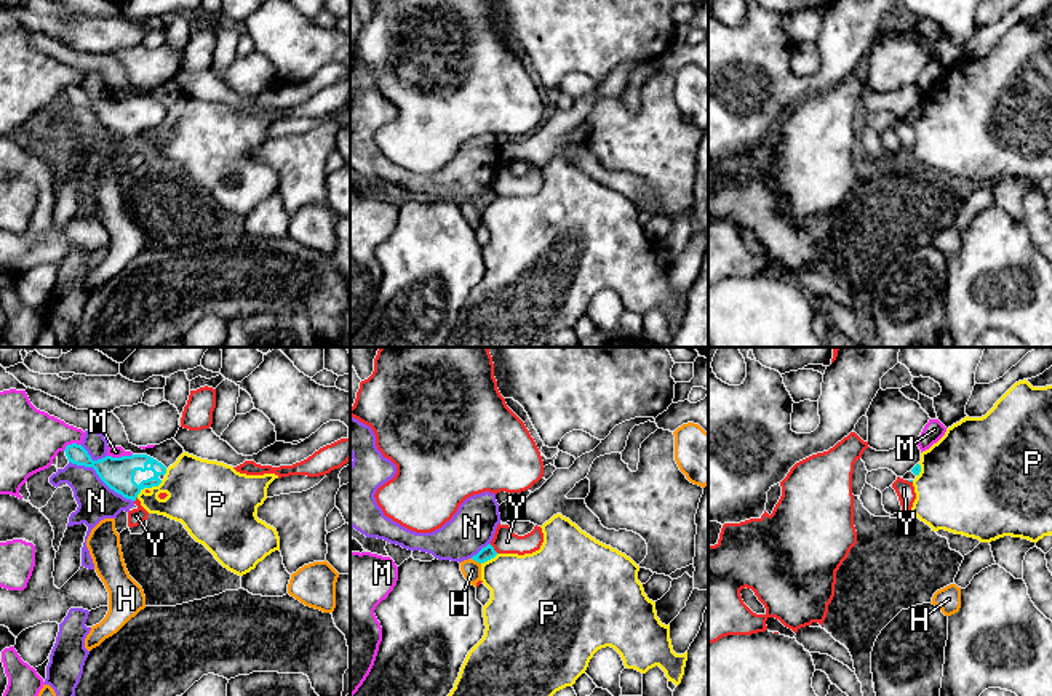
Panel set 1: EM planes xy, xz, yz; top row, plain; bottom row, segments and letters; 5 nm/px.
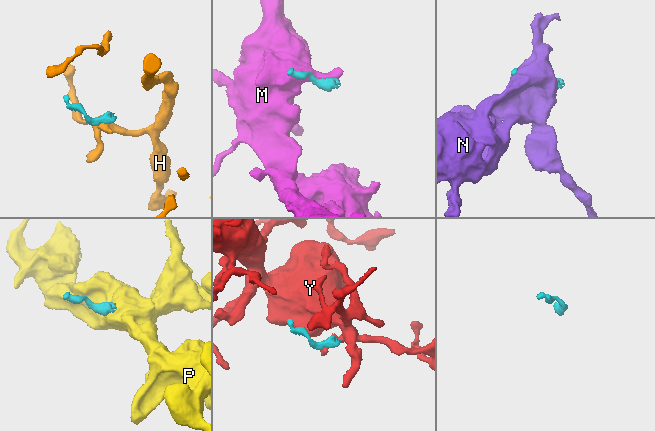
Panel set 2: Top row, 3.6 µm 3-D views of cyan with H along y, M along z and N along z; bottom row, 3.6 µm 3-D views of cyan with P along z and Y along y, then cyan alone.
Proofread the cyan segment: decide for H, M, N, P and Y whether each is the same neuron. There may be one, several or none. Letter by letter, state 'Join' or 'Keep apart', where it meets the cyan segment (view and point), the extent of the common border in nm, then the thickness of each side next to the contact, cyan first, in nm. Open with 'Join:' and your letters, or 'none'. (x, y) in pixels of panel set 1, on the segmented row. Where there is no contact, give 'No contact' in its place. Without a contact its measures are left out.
Join: none
H: Keep apart. Touches cyan at xz (475, 560). Shared border 60 nm. Thickness 70 nm (cyan) against 100 nm
M: Keep apart. Touches cyan at xy (119, 458). Shared border 130 nm. Thickness 160 nm (cyan) against 60 nm
N: Keep apart. Touches cyan at xy (101, 479). Shared border 380 nm. Thickness 160 nm (cyan) against 190 nm
P: Keep apart. Touches cyan at xy (149, 487). Shared border 160 nm. Thickness 160 nm (cyan) against 320 nm
Y: Keep apart. Touches cyan at xz (493, 549). Shared border 60 nm. Thickness 70 nm (cyan) against 120 nm

